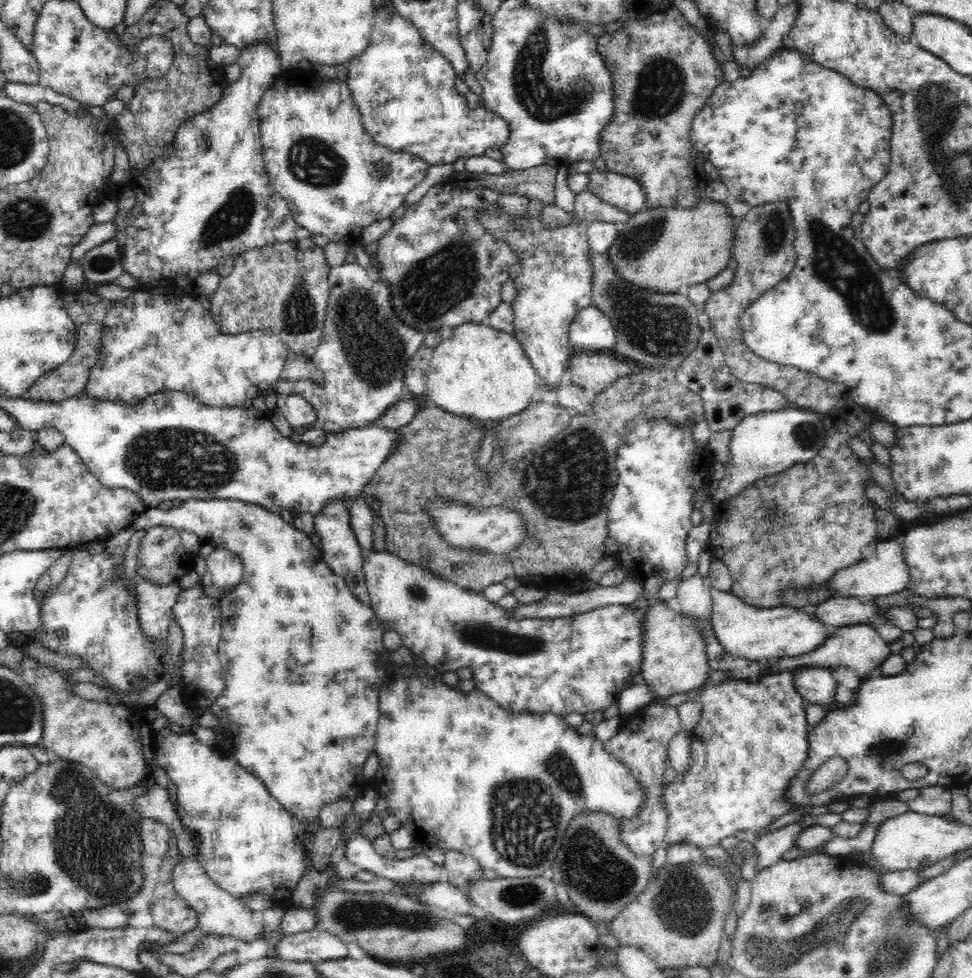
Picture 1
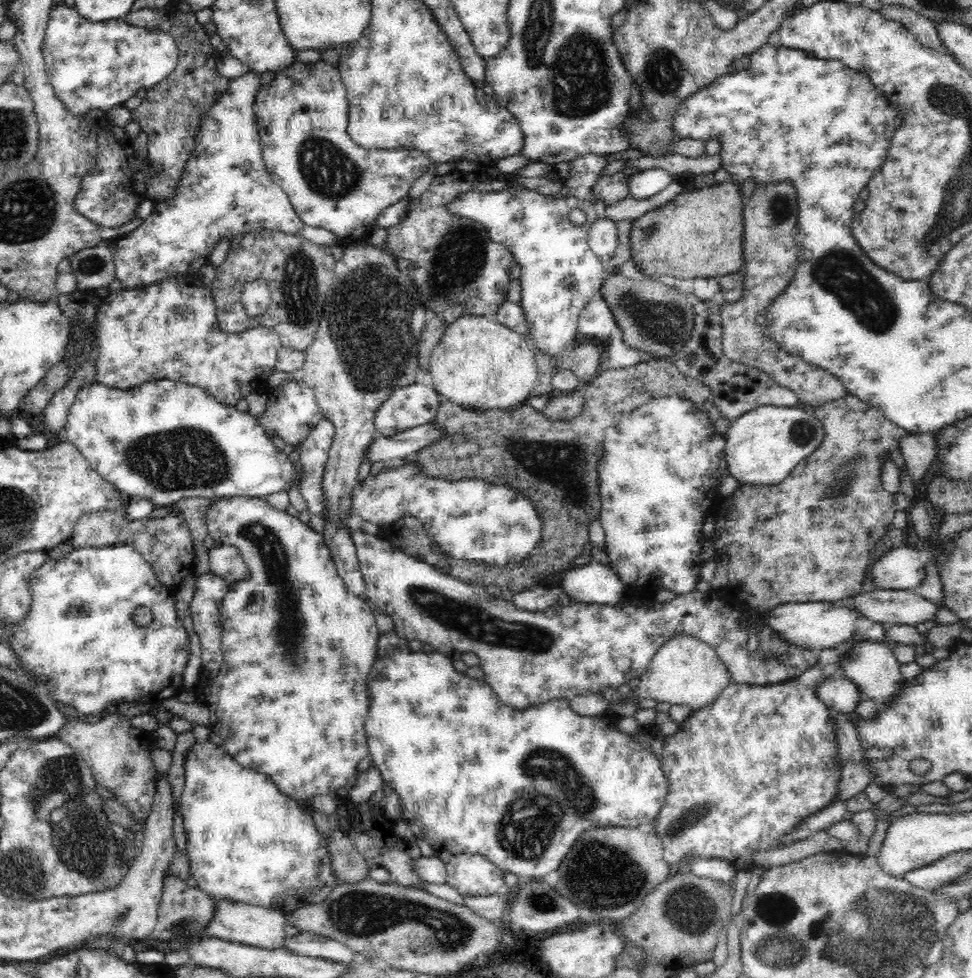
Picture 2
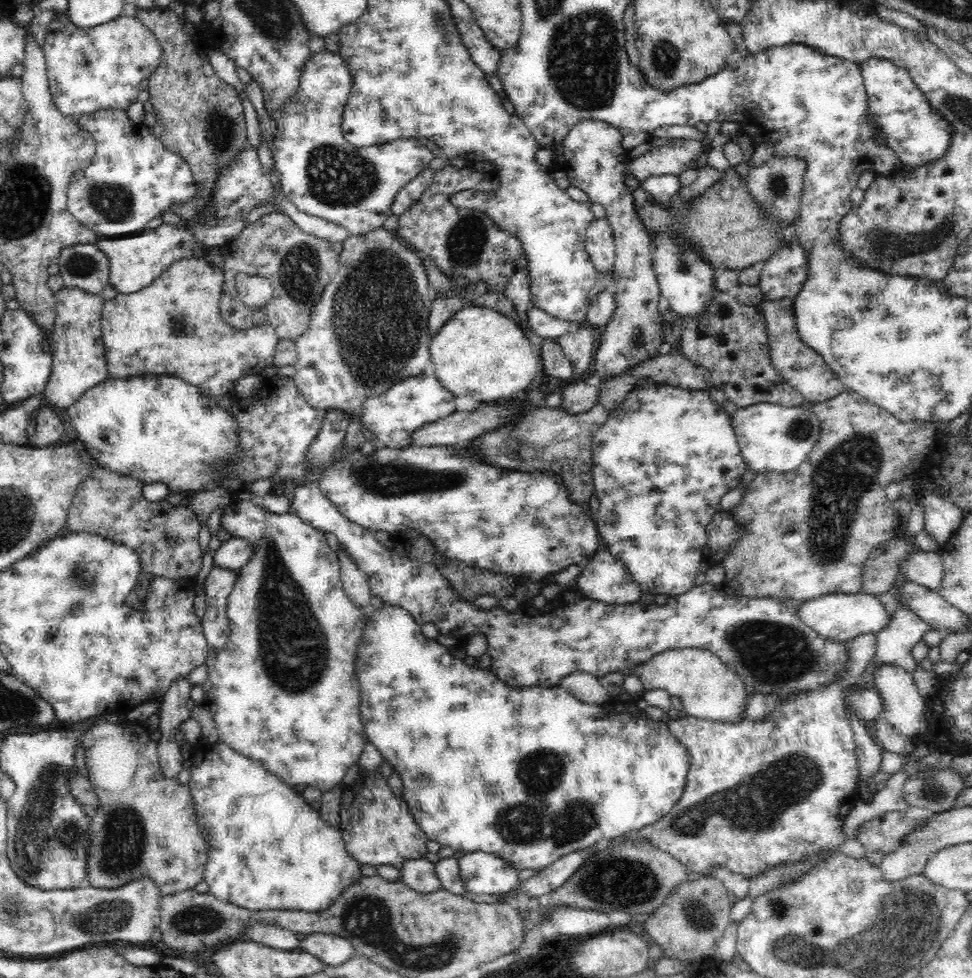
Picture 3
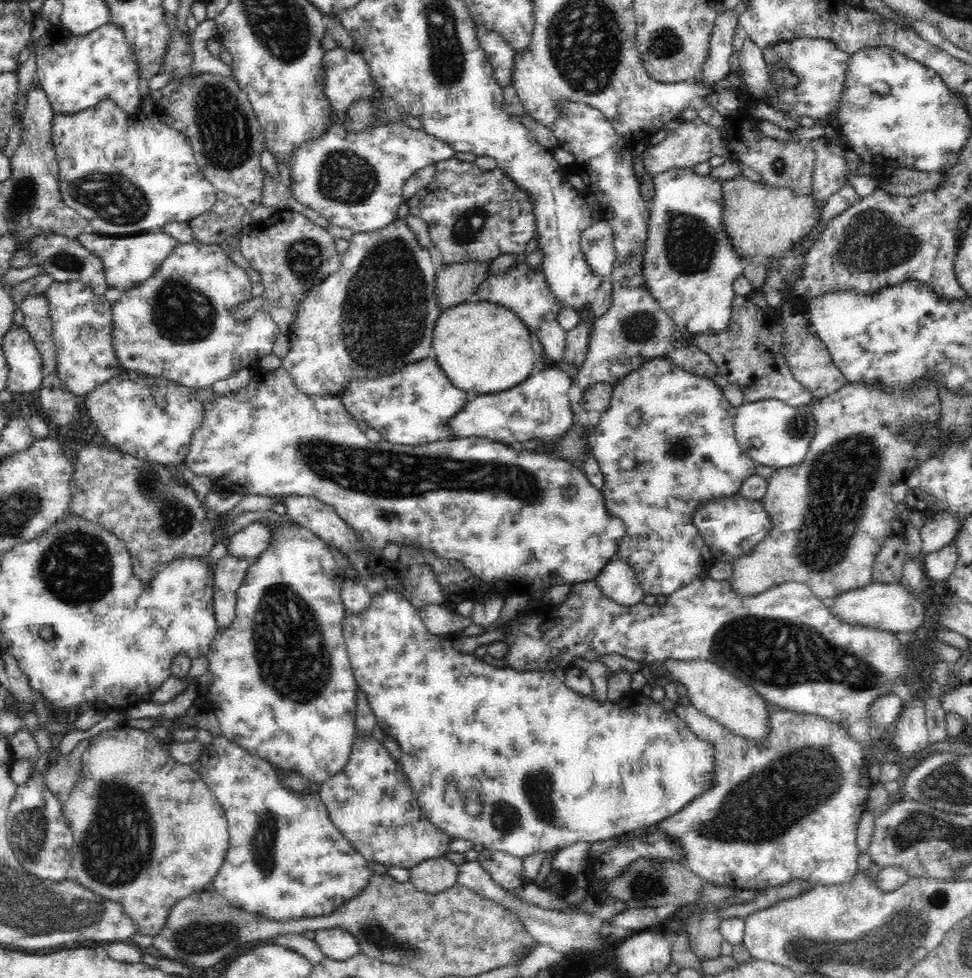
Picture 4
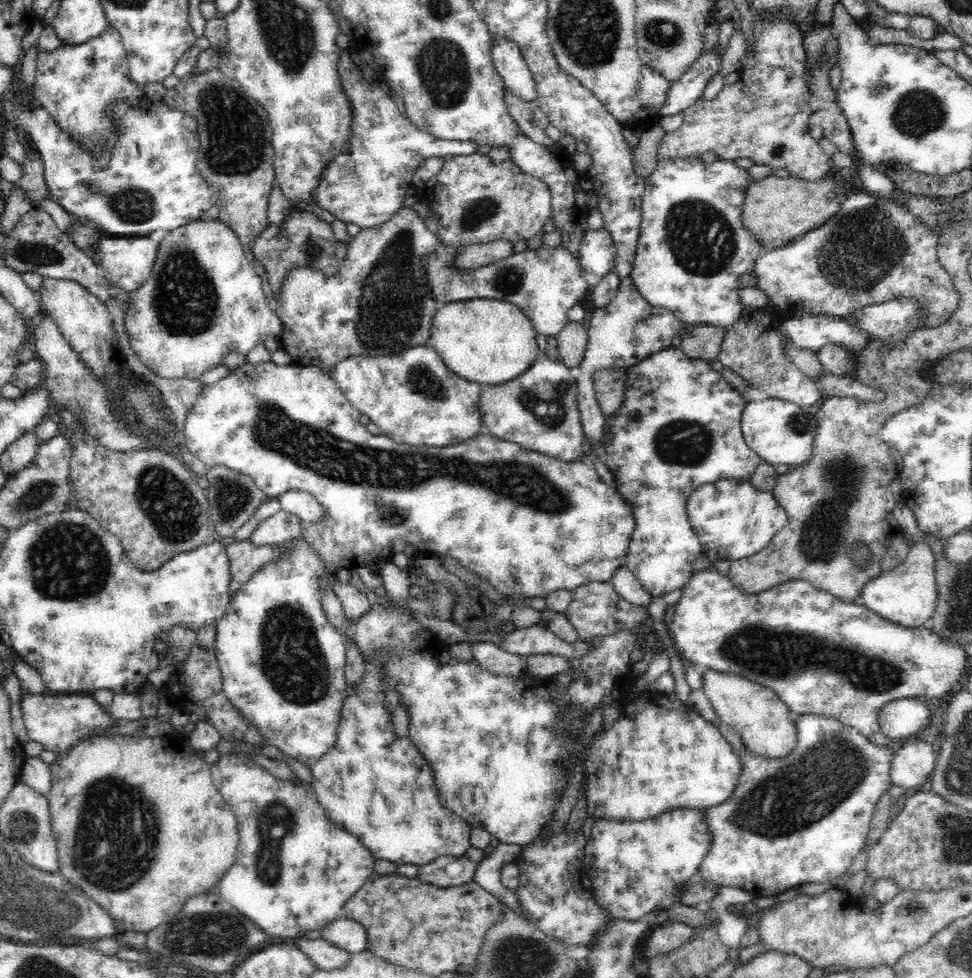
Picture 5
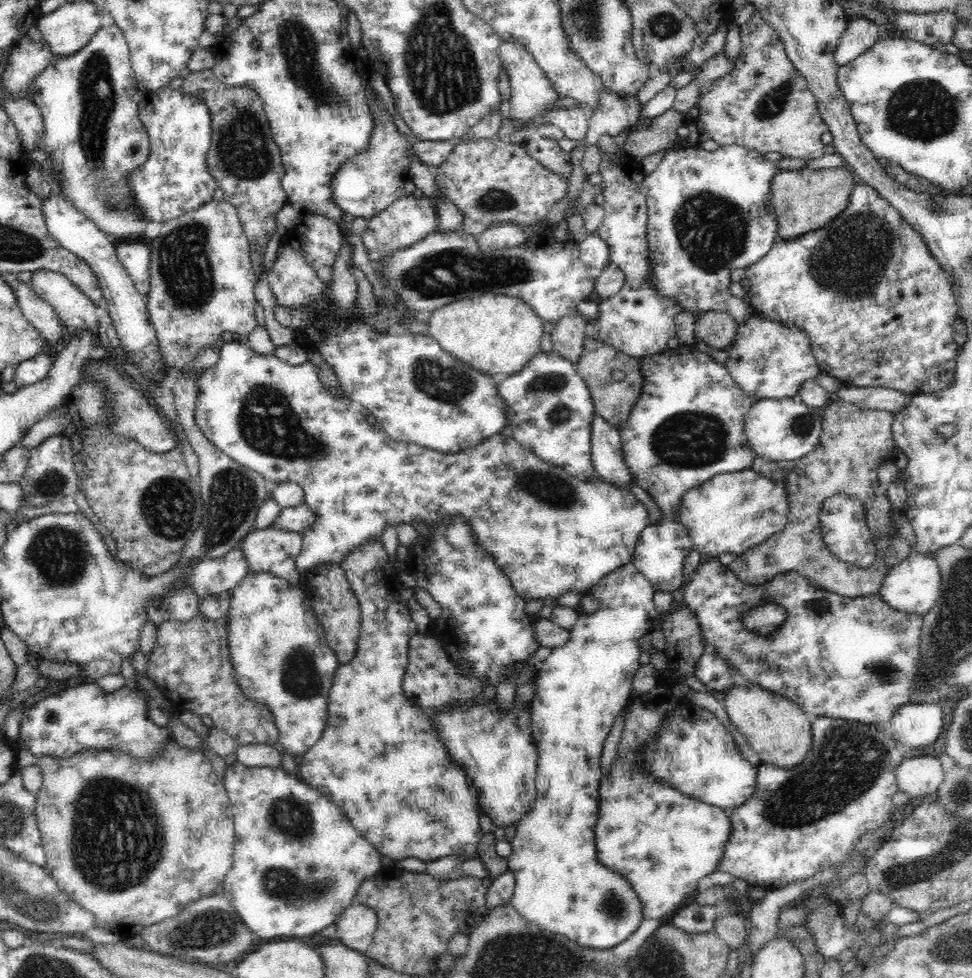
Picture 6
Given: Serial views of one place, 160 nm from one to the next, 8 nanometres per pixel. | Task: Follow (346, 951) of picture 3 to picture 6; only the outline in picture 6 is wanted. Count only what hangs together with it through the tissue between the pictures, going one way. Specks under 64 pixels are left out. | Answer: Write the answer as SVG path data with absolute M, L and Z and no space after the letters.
M355 903L340 914L335 924L336 938L348 948L360 953L366 953L372 944L378 926L376 911Z

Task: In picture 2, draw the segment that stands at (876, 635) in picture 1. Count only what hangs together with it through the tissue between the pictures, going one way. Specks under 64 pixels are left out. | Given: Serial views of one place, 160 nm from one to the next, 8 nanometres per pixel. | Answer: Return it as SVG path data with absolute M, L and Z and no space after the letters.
M876 641L864 642L864 644L856 645L848 657L843 663L843 676L856 684L865 698L883 705L891 701L899 693L899 690L902 690L903 684L900 680L904 680L904 678L900 672L900 663L892 652L890 644Z

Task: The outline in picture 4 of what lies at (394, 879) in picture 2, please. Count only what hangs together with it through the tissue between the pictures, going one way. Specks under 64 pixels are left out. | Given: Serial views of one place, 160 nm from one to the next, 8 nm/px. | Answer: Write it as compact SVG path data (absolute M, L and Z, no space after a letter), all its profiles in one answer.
M445 857L430 858L410 870L409 882L418 891L440 893L456 886L458 865L446 861Z

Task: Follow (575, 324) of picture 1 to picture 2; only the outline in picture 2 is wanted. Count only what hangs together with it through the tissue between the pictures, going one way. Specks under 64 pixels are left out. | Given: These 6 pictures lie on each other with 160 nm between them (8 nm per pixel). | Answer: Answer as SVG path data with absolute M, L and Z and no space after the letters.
M598 296L588 301L579 314L579 337L590 340L608 340L617 324L606 299Z

